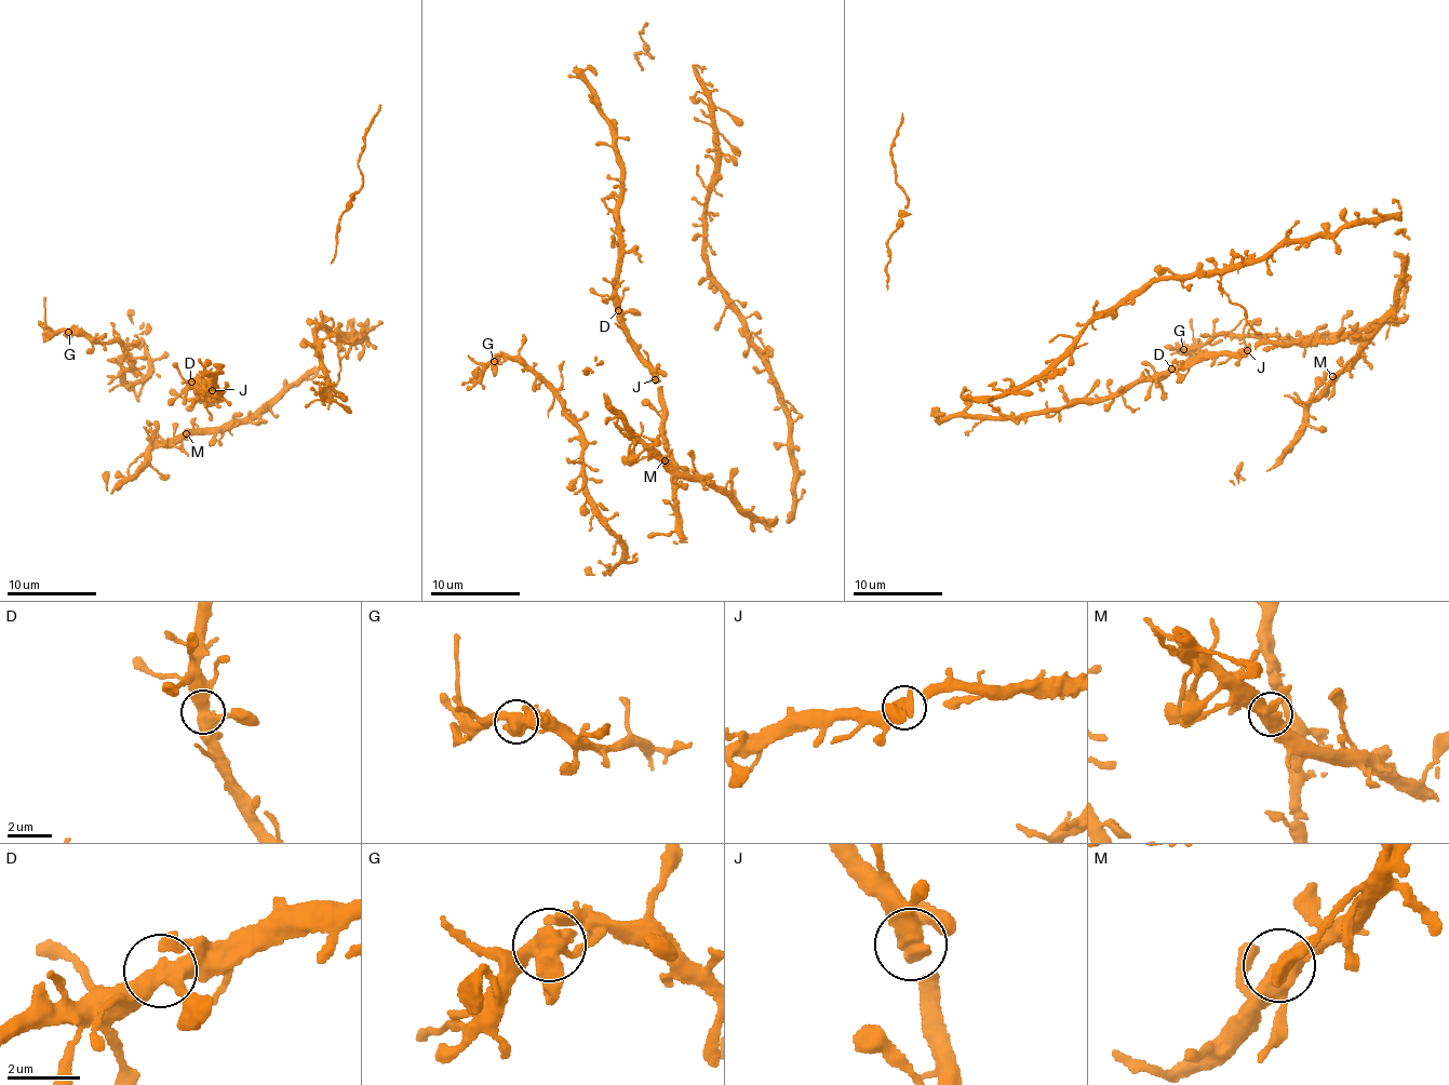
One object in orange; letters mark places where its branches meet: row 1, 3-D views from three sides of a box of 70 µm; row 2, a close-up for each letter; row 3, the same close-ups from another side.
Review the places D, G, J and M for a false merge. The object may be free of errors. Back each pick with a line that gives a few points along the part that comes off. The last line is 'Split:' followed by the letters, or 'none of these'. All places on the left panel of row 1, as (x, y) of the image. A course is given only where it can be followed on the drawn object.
Split: none of these

